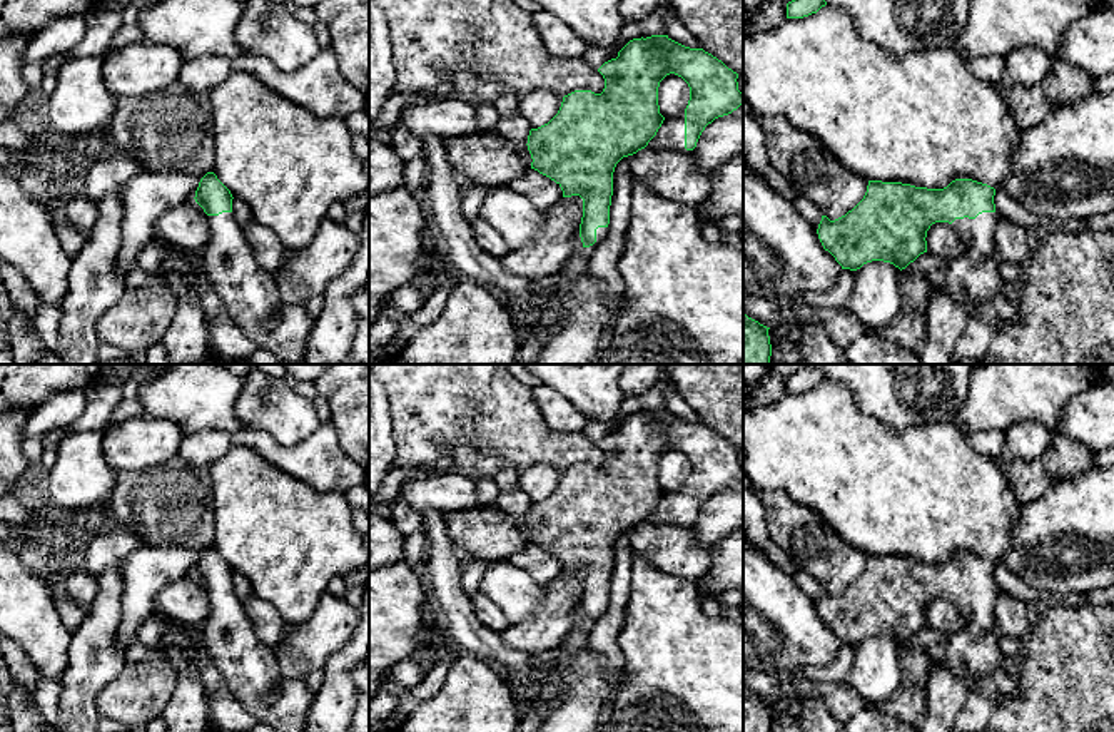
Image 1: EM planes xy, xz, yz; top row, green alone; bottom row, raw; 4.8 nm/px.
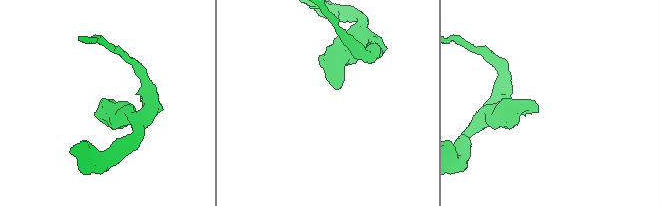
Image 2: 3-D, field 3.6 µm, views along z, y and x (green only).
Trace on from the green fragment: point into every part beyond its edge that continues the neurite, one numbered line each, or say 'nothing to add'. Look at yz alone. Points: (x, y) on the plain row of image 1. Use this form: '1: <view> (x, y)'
1: yz (974, 652)

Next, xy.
1: xy (251, 672)

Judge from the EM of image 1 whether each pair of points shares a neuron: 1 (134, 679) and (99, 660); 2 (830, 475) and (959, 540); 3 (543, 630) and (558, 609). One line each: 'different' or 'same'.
1: different
2: same
3: same

